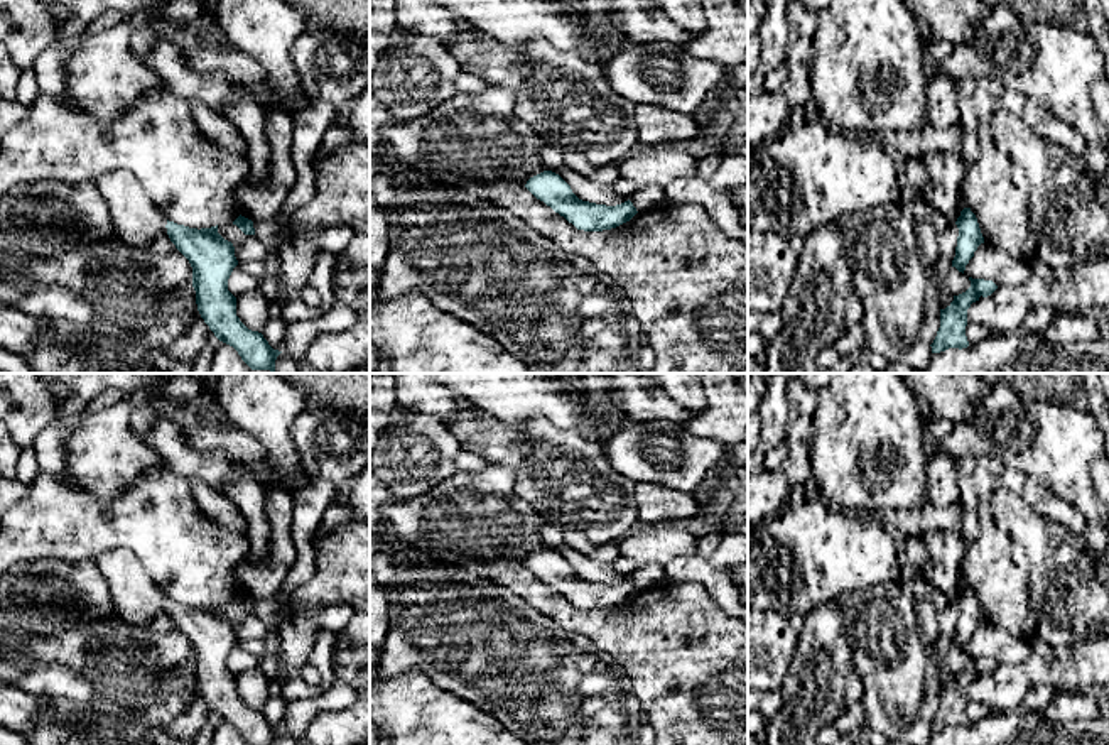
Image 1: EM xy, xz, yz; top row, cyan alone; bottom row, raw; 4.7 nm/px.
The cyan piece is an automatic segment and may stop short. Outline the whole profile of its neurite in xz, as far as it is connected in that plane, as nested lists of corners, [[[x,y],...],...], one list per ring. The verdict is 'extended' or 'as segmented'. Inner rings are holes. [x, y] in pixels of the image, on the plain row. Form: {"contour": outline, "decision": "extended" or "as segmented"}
{"contour": [[[544,549],[530,556],[525,566],[577,608],[603,610],[630,600],[638,590],[628,578],[616,585],[579,578],[571,564],[555,551]]], "decision": "as segmented"}

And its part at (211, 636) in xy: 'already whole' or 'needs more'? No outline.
already whole

